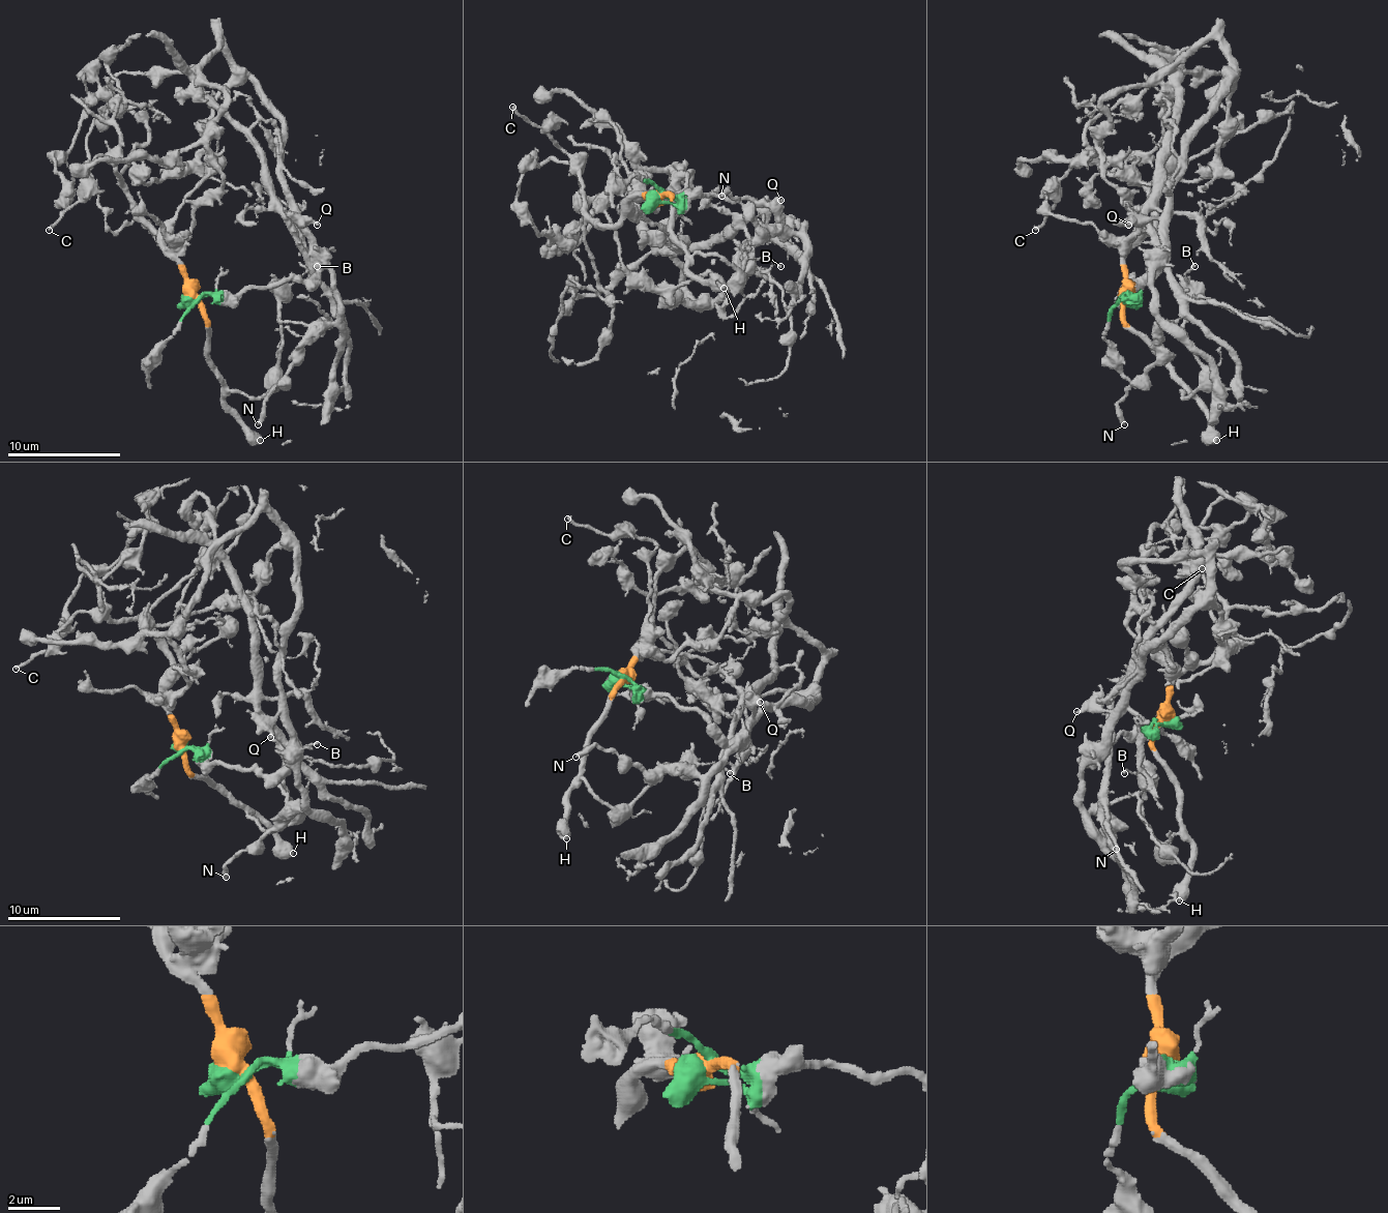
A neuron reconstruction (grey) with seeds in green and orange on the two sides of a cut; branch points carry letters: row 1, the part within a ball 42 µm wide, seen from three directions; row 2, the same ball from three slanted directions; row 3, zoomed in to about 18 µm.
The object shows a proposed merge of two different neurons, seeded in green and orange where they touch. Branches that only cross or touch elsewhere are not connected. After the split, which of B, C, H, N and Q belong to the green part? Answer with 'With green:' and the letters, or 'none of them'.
With green: N, Q

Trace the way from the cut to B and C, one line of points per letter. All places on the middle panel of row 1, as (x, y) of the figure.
B: (654, 197), (671, 200), (671, 233), (690, 256), (721, 256), (741, 273), (744, 256), (767, 256), (781, 267)
C: (654, 197), (635, 197), (612, 225), (597, 225), (587, 213), (581, 171), (544, 131), (513, 107)

